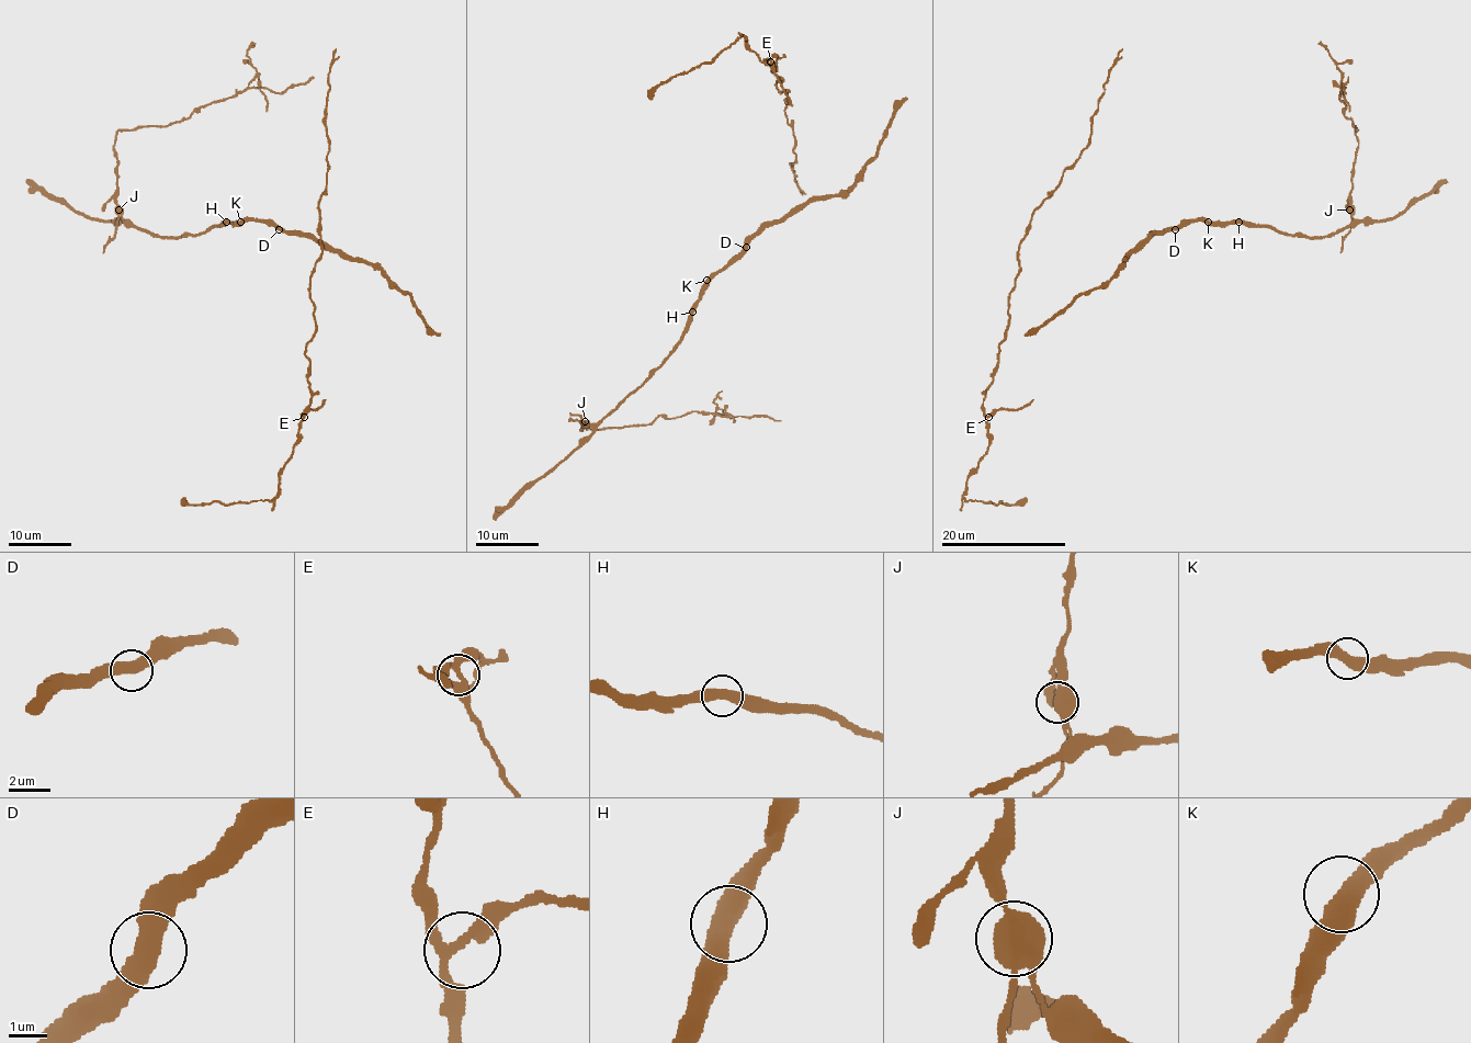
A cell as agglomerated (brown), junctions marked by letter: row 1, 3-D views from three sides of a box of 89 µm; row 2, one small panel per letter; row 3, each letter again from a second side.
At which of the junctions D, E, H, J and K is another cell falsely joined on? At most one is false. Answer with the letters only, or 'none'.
J

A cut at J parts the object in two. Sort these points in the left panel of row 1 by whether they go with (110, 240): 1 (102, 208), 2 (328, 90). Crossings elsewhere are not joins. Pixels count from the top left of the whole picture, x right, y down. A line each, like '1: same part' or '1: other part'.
1: same part
2: other part

